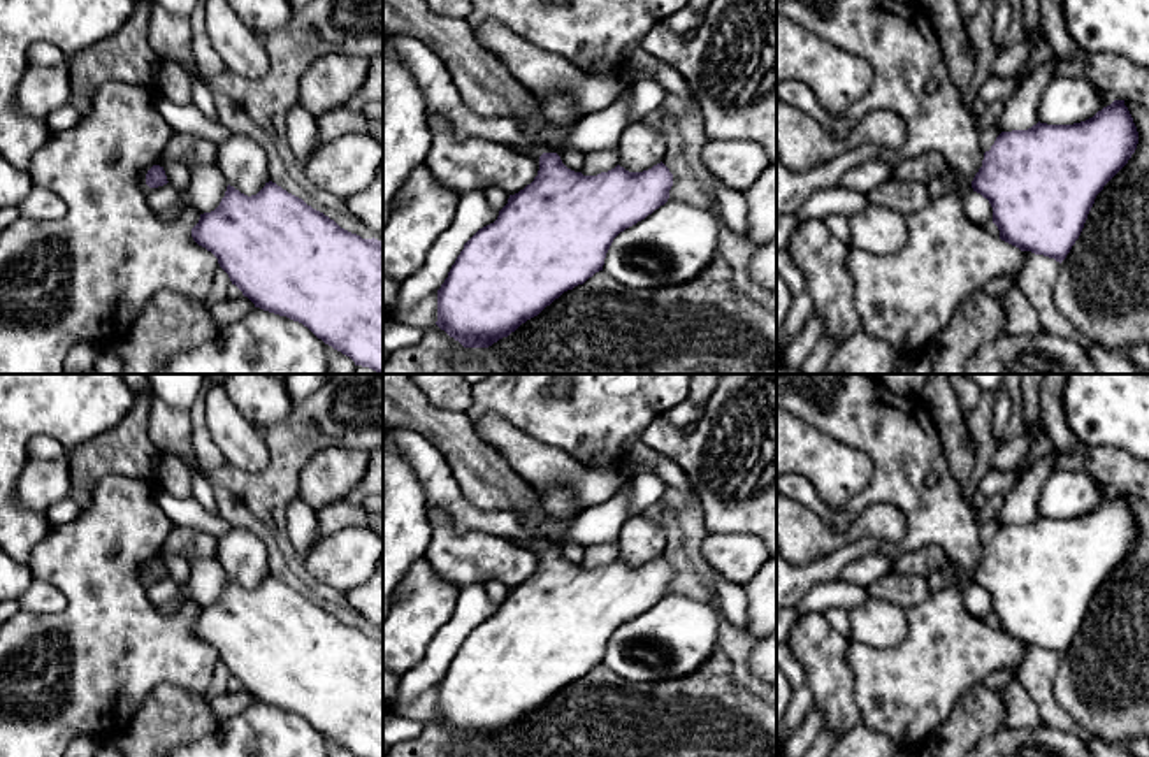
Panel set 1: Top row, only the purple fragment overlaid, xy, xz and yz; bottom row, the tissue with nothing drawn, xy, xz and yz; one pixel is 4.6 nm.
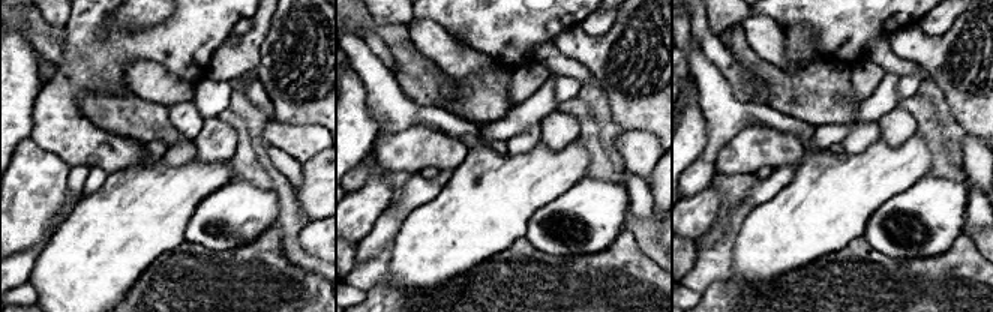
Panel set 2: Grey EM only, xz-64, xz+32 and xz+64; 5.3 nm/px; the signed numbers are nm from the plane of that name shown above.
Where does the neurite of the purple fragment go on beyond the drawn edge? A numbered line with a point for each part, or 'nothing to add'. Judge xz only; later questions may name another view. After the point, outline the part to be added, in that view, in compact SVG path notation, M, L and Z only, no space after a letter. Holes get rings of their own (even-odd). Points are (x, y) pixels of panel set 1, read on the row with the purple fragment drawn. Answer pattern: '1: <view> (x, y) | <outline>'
1: xz (436, 83) | M401 33L388 35L388 39L425 97L429 123L443 116L452 125L457 139L483 137L536 156L548 153L539 142L525 135L511 118L487 118L473 112L462 102L457 83L444 61L423 40Z

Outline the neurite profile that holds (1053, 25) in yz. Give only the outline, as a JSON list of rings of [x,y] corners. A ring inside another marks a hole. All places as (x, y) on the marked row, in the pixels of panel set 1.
[[[1040,0],[1040,28],[1058,61],[1075,58],[1079,47],[1066,28],[1061,0]]]

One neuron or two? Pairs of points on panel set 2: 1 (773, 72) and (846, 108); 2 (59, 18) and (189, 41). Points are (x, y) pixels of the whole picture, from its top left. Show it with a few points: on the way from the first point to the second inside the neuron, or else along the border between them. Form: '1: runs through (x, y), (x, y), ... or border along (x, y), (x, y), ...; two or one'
1: runs through (791, 90), (795, 95), (824, 95), (828, 98); one
2: border along (71, 15), (63, 26); two

